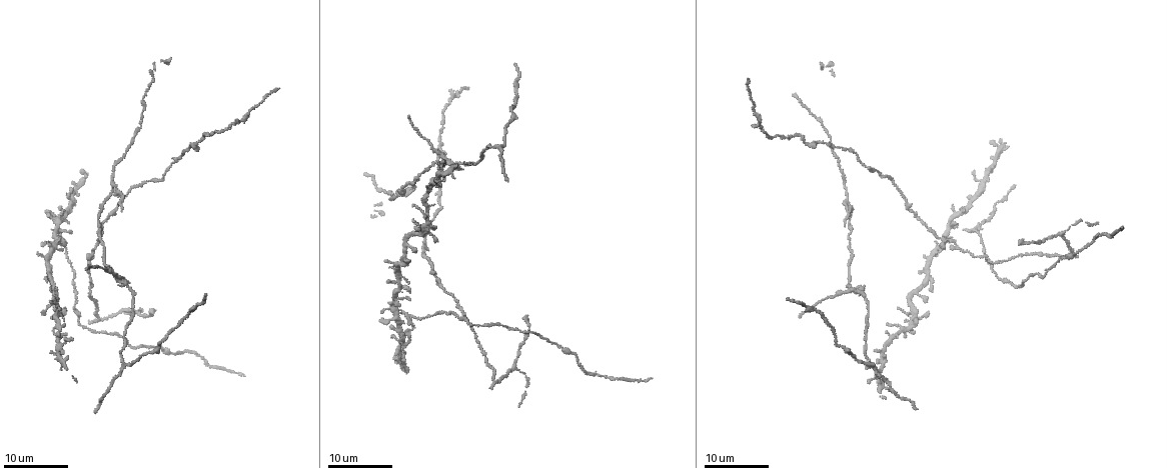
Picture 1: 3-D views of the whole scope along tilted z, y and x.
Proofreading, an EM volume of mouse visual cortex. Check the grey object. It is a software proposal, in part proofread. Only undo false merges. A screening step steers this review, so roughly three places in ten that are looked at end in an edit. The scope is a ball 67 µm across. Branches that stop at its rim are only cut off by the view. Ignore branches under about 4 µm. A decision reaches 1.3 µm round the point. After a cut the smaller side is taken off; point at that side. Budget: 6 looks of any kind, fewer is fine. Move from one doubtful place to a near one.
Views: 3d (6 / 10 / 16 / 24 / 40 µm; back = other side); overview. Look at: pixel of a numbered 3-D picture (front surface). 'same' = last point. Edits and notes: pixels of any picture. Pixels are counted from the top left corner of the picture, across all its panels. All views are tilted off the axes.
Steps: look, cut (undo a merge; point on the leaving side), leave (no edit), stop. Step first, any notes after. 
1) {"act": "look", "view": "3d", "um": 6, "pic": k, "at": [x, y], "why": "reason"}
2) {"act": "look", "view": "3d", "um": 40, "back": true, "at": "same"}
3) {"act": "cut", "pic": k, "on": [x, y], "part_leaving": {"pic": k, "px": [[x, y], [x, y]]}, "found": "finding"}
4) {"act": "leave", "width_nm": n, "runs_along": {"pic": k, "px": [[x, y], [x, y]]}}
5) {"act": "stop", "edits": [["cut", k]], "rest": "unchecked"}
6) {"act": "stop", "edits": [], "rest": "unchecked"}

{"act": "look", "view": "3d", "um": 16, "pic": 1, "at": [424, 233], "why": "four or more arms meet"}

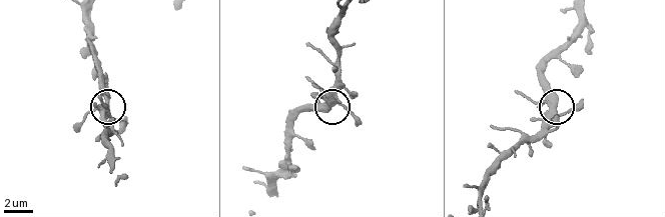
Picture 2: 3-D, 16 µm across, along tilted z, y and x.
{"act": "look", "view": "3d", "um": 10, "pic": 2, "at": [555, 113]}

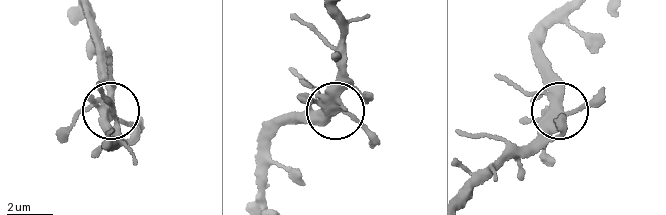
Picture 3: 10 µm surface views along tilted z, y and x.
{"act": "leave", "side_arm_um": 98, "runs_along": {"pic": 3, "px": [[547, 109], [558, 103], [558, 77], [549, 60]]}, "found": "all the same neuron"}

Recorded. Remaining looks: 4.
{"act": "look", "view": "3d", "um": 24, "pic": 1, "at": [126, 364], "why": "three-way junction"}

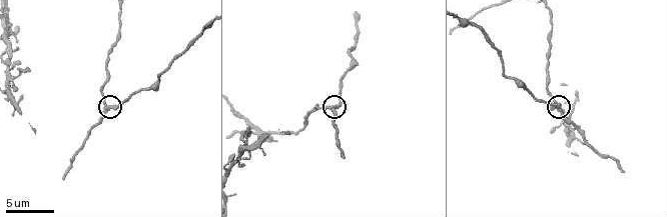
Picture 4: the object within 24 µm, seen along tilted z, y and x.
{"act": "look", "view": "3d", "um": 10, "pic": 4, "at": [109, 108]}

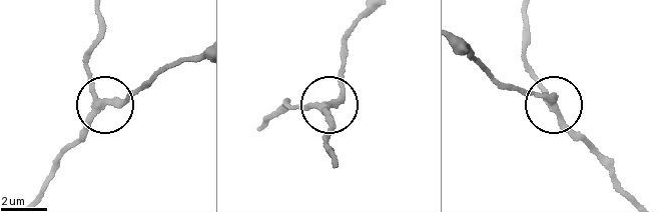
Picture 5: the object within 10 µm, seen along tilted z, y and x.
{"act": "leave", "found": "all the same neuron"}

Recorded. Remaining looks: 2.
{"act": "look", "view": "3d", "um": 24, "pic": 1, "at": [944, 239]}

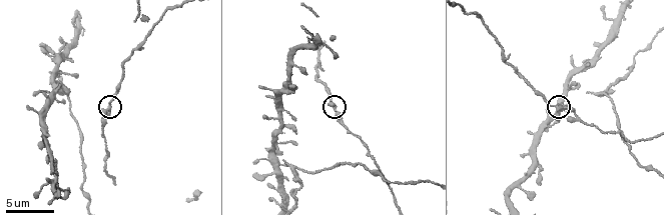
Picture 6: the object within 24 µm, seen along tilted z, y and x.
{"act": "look", "view": "3d", "um": 6, "pic": 6, "at": [559, 108]}

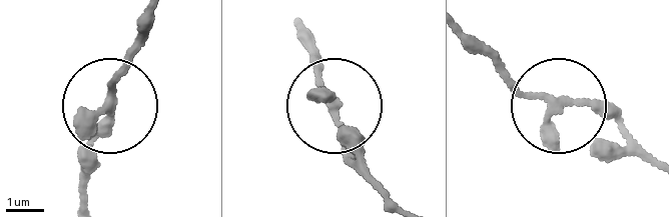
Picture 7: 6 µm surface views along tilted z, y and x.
{"act": "leave", "width_nm": 200, "found": "one neuron here"}

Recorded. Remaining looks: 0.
{"act": "stop", "edits": [], "rest": "unchecked"}

